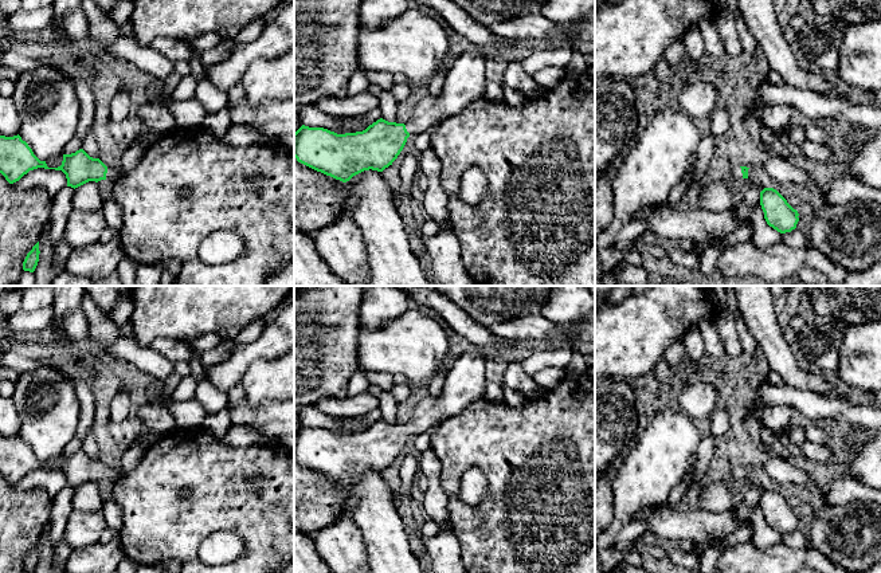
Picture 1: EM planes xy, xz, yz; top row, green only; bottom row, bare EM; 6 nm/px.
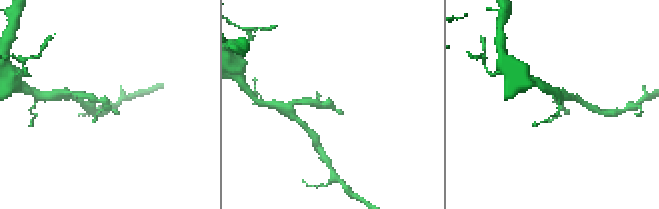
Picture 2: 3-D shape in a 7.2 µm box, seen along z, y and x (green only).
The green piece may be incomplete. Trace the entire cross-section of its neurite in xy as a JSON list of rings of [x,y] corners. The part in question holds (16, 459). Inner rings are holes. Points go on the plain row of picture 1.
[[[19,435],[0,436],[0,474],[9,484],[19,482],[30,471],[38,468],[62,471],[66,475],[67,487],[74,490],[89,482],[117,483],[125,476],[121,468],[107,468],[99,459],[90,458],[83,450],[63,455],[60,467],[48,468],[46,462],[40,462]]]

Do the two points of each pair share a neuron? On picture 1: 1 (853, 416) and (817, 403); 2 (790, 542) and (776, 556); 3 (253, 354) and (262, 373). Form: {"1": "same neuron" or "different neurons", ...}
{"1": "same neuron", "2": "different neurons", "3": "different neurons"}

